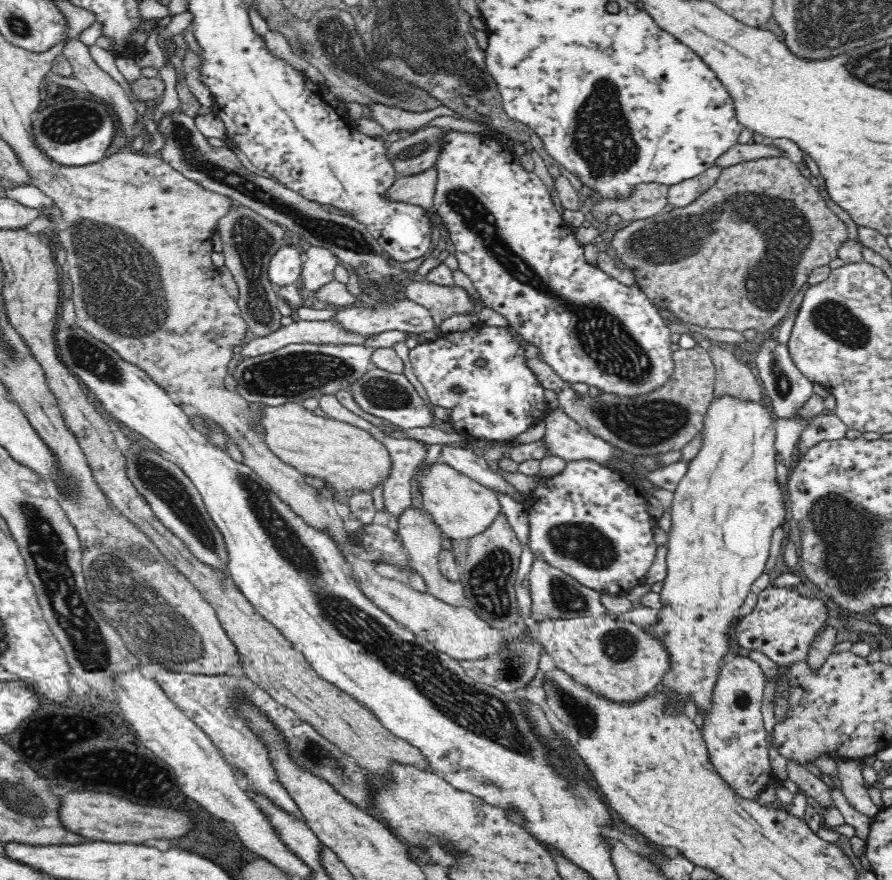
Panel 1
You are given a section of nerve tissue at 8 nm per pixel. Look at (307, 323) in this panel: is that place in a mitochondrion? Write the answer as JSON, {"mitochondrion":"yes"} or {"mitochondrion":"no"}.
{"mitochondrion":"no"}

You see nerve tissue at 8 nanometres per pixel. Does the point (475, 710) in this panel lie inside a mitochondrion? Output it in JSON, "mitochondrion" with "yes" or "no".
{"mitochondrion":"yes"}

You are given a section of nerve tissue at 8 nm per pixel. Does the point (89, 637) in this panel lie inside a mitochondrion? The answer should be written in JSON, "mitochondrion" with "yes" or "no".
{"mitochondrion":"yes"}

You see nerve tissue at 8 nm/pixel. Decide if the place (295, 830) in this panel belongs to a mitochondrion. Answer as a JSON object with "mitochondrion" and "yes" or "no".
{"mitochondrion":"no"}

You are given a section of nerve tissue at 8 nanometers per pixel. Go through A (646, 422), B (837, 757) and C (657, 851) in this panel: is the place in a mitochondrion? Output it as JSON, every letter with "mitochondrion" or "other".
{"A":"mitochondrion","B":"other","C":"other"}

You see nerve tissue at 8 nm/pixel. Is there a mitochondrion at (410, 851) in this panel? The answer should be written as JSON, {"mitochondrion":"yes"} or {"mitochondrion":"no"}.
{"mitochondrion":"no"}

